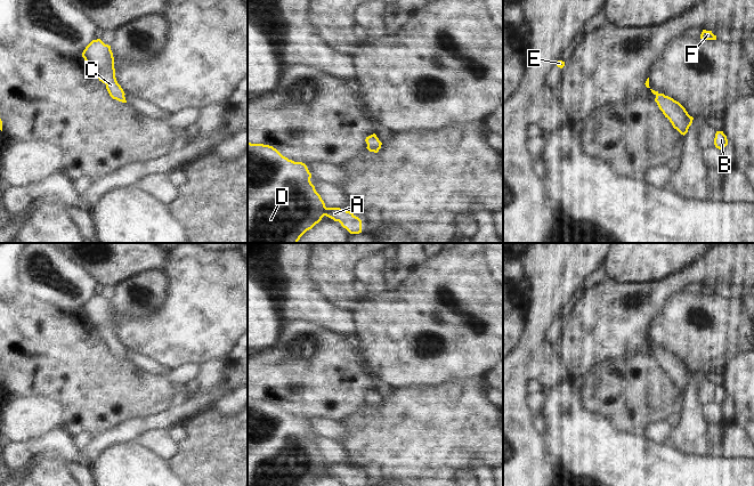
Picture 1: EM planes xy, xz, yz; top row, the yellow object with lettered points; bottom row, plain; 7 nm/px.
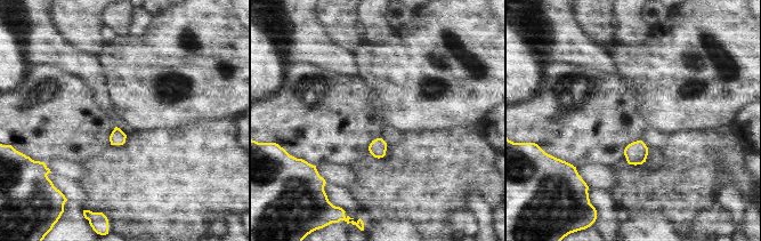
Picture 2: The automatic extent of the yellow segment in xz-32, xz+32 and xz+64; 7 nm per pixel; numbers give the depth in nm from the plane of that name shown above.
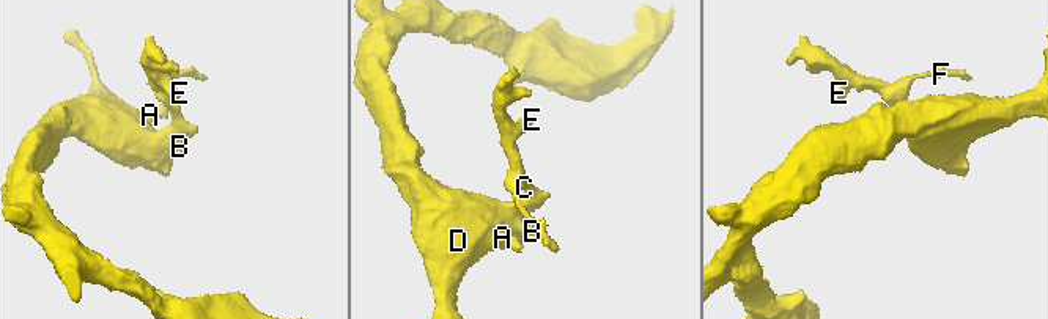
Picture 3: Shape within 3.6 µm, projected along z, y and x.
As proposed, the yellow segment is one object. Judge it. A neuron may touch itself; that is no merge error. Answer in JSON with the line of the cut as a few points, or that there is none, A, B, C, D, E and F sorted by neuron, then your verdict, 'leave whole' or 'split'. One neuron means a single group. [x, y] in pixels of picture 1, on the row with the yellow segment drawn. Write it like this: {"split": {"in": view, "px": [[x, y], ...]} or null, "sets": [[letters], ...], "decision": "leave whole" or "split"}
{"split": null, "sets": [["A", "B", "C", "D", "E", "F"]], "decision": "leave whole"}

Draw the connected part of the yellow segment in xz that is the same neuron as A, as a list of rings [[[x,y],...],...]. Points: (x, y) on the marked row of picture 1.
[[[248,141],[248,243],[298,243],[324,216],[339,221],[350,234],[362,233],[362,220],[340,208],[326,208],[302,162],[283,156],[276,148]]]

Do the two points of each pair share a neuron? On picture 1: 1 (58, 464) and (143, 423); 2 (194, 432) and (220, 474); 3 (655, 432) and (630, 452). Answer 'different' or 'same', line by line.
1: different
2: same
3: different

